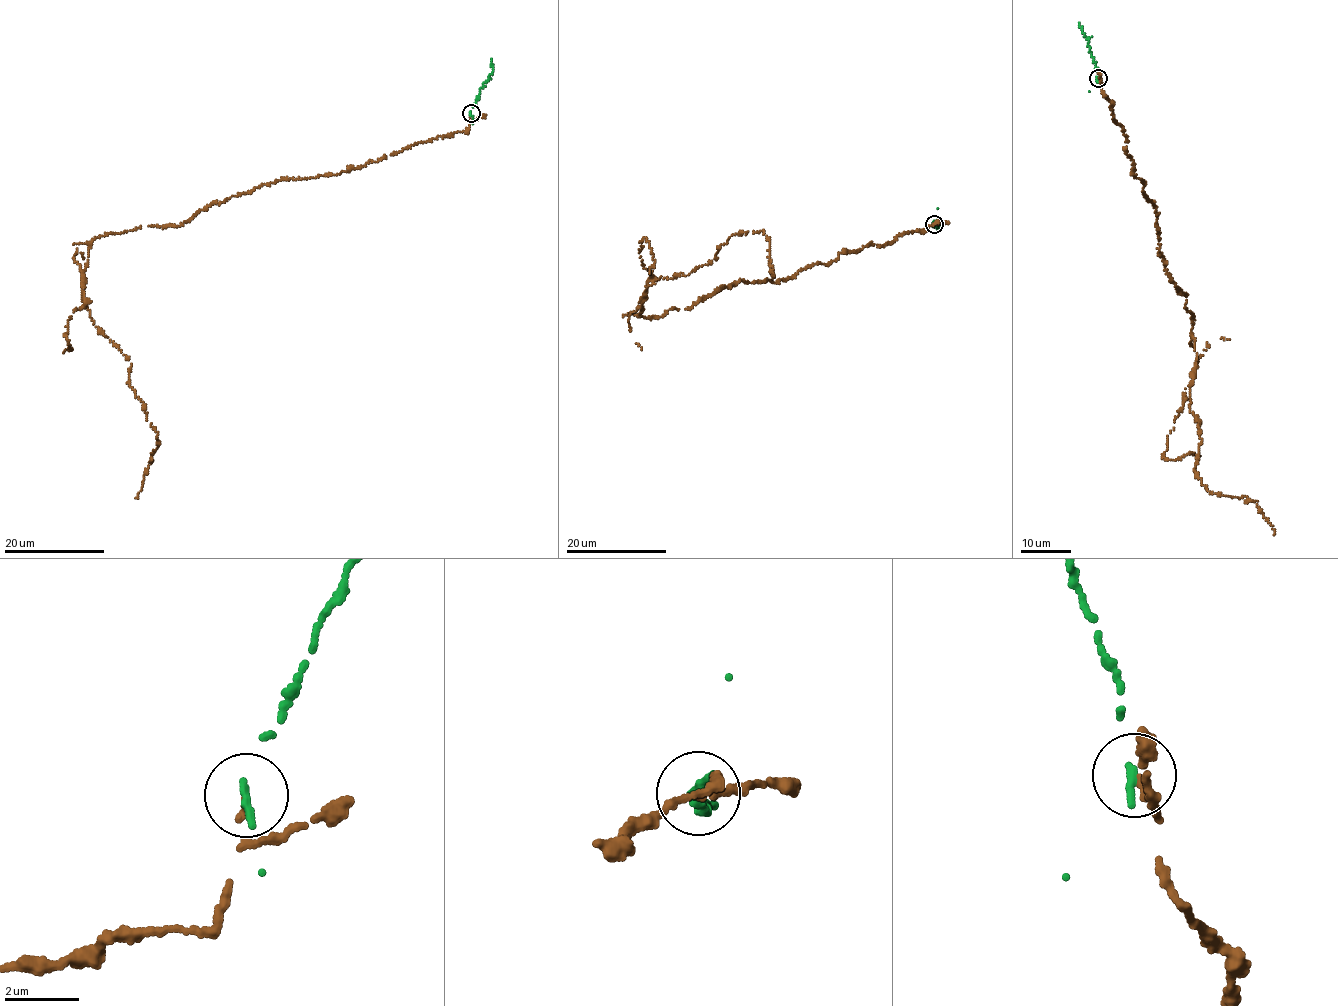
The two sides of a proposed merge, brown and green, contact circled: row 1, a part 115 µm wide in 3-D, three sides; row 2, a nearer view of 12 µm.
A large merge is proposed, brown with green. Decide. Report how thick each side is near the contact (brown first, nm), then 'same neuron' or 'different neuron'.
calibres 170 and 240 nm; different neuron

